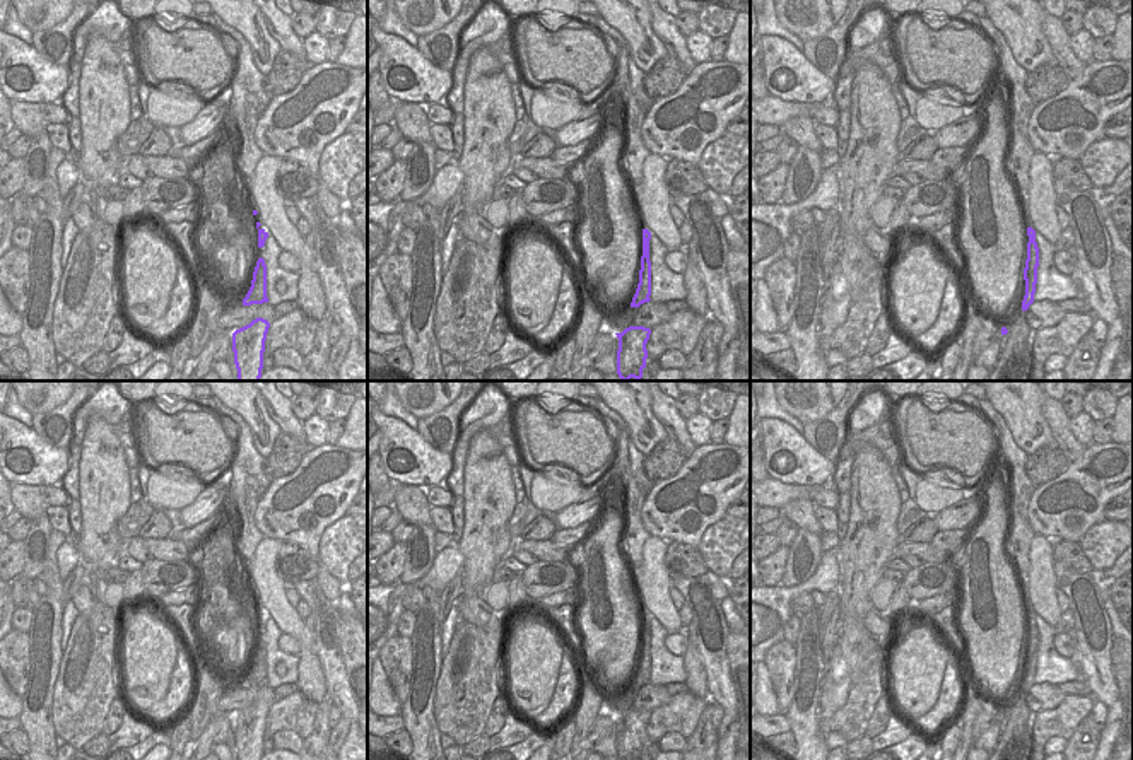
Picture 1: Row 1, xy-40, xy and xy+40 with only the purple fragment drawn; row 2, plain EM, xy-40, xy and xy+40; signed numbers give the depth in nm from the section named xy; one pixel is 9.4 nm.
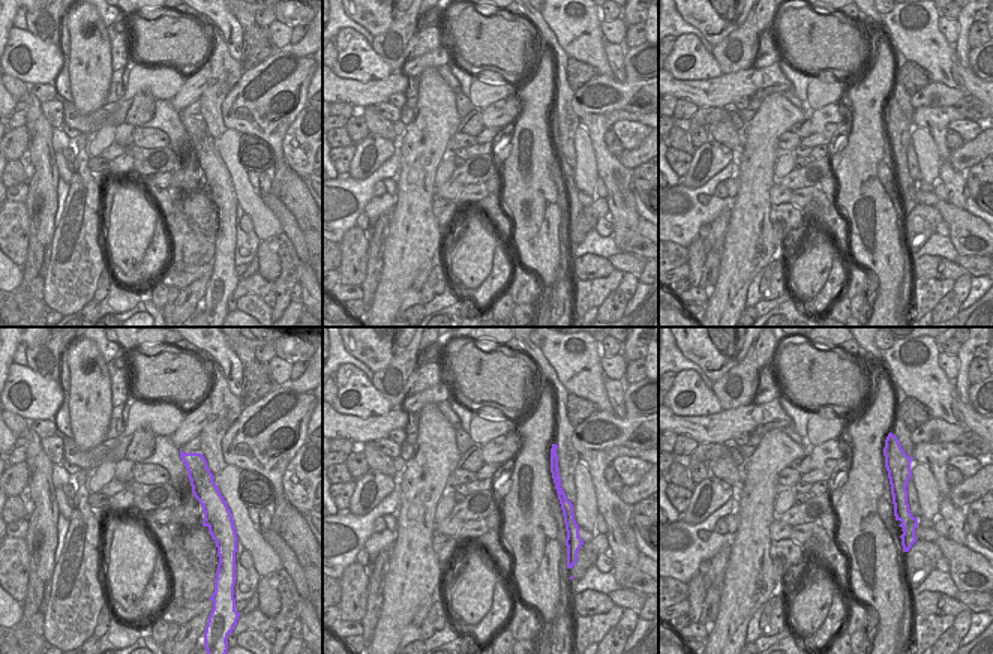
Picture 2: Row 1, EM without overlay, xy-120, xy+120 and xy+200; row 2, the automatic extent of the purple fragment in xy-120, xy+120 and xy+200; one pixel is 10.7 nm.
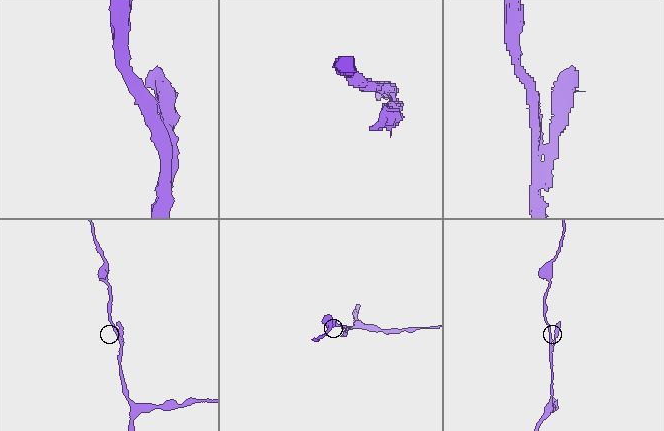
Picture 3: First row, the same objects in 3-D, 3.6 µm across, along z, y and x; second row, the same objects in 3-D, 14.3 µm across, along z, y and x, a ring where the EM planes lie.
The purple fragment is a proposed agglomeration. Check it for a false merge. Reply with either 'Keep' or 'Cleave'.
Keep.

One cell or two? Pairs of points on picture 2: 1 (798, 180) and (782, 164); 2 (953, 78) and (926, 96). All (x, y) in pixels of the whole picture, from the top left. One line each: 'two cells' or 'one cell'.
1: two cells
2: two cells

